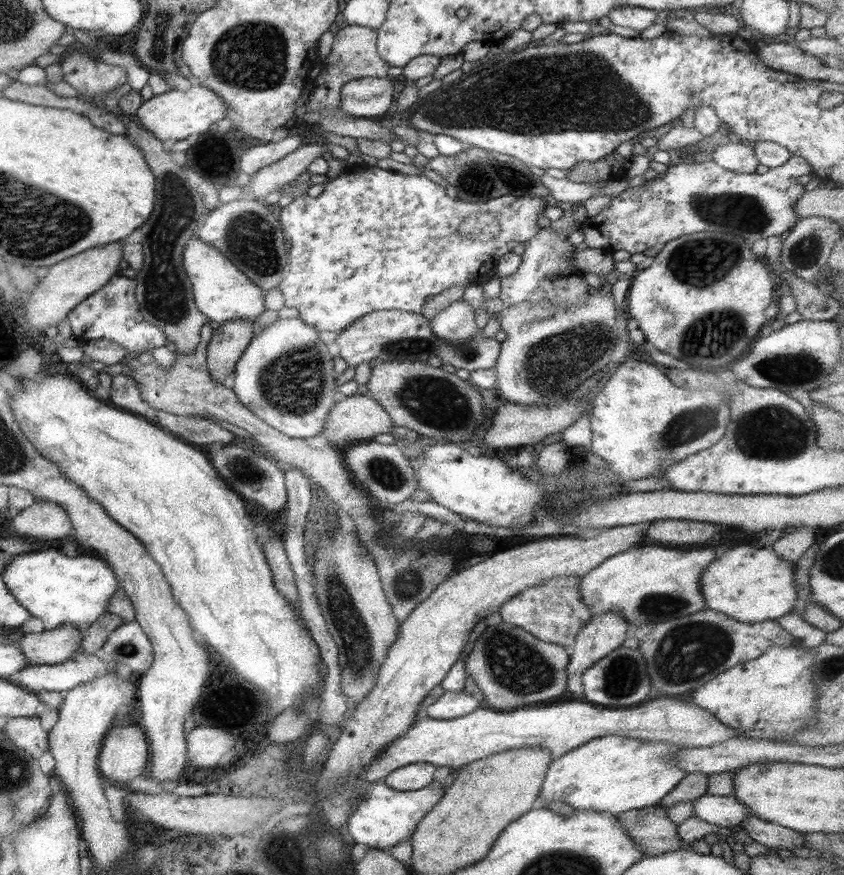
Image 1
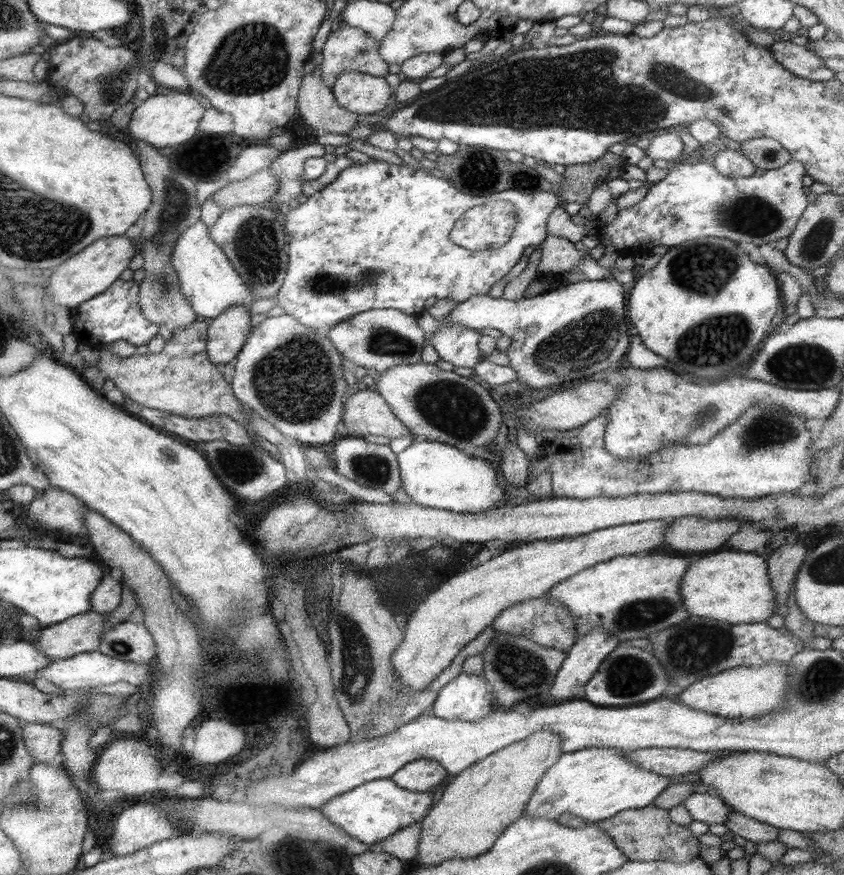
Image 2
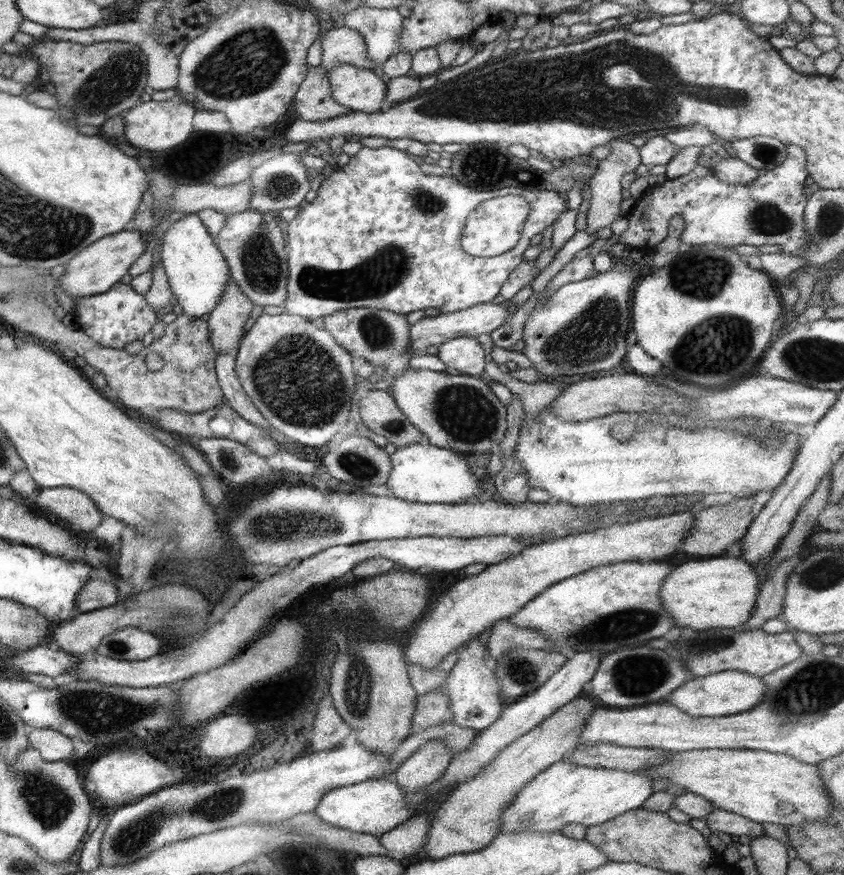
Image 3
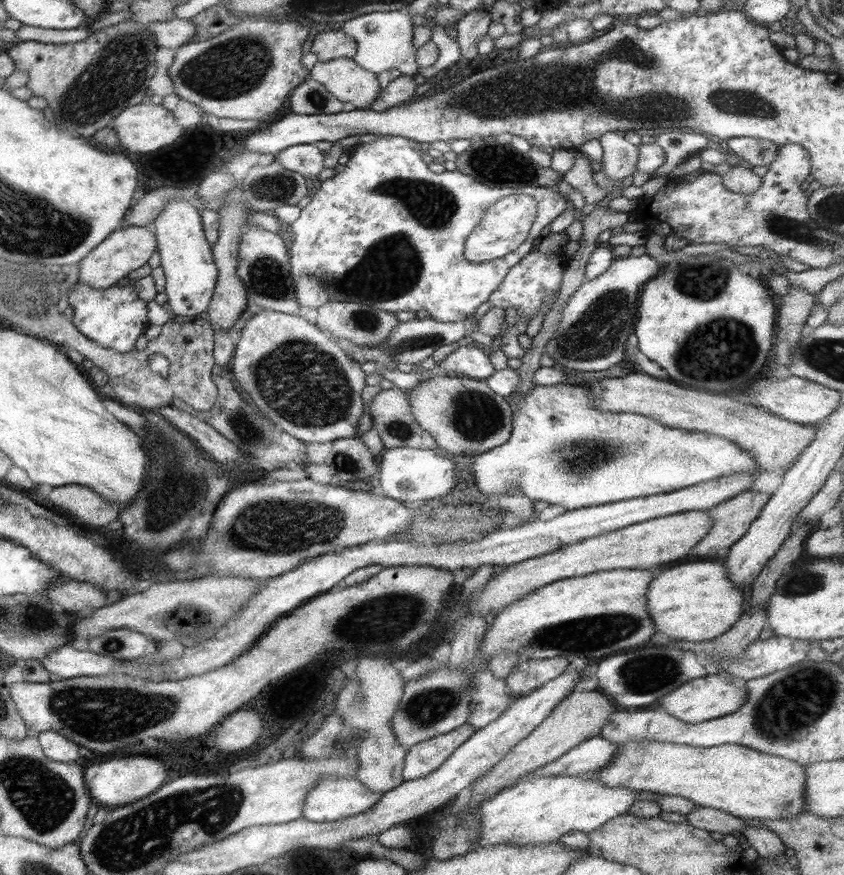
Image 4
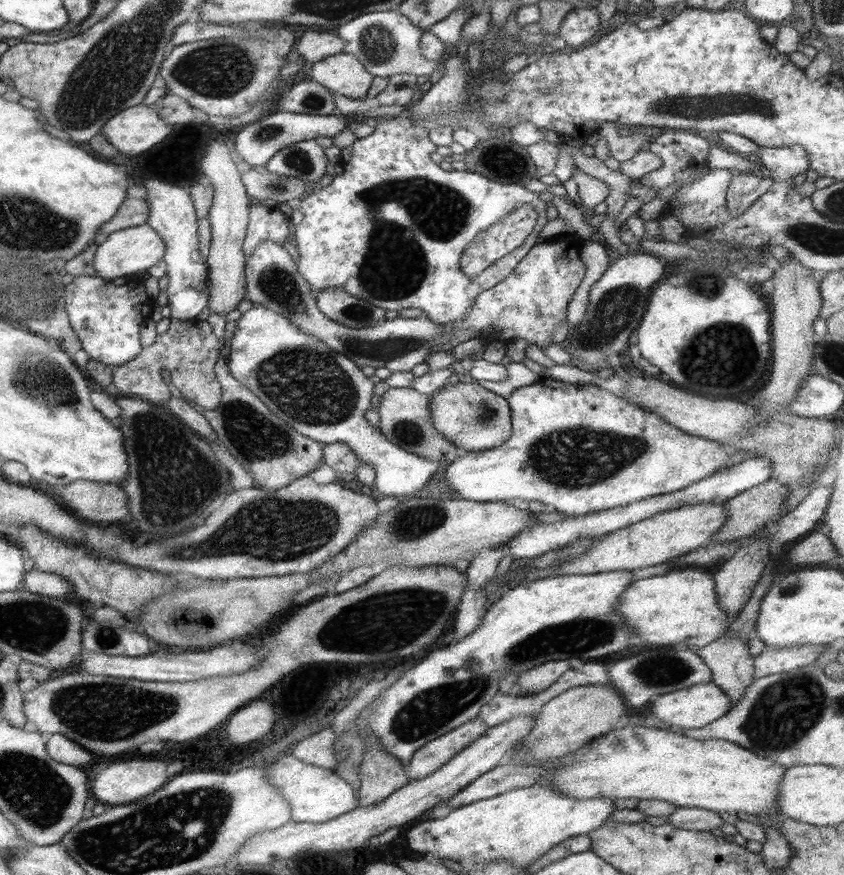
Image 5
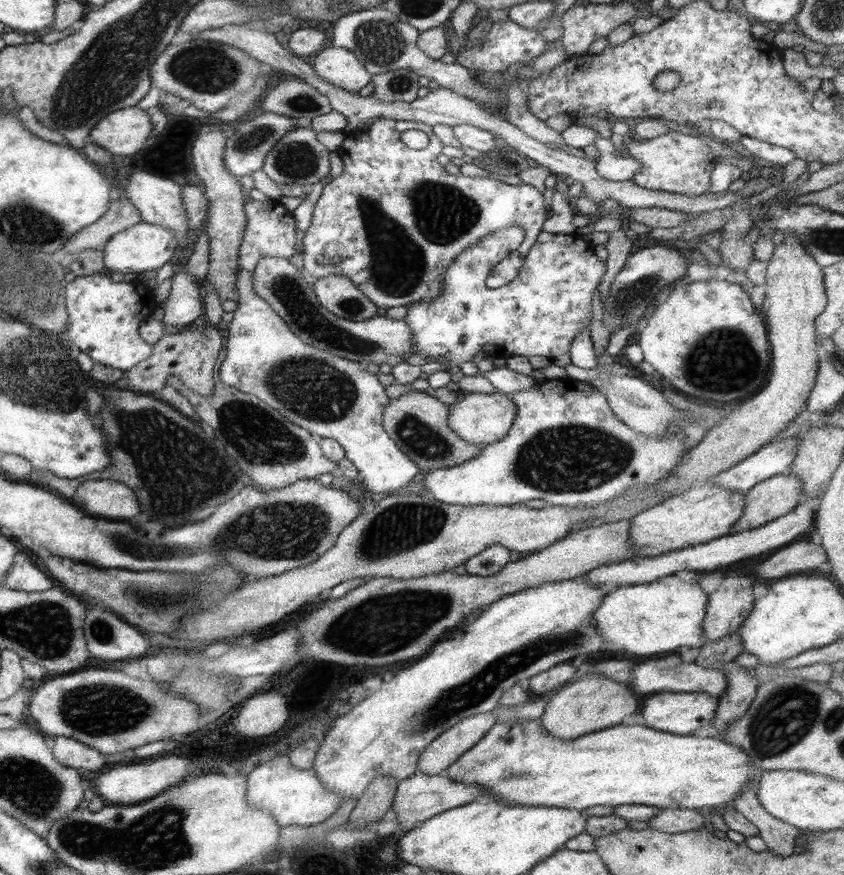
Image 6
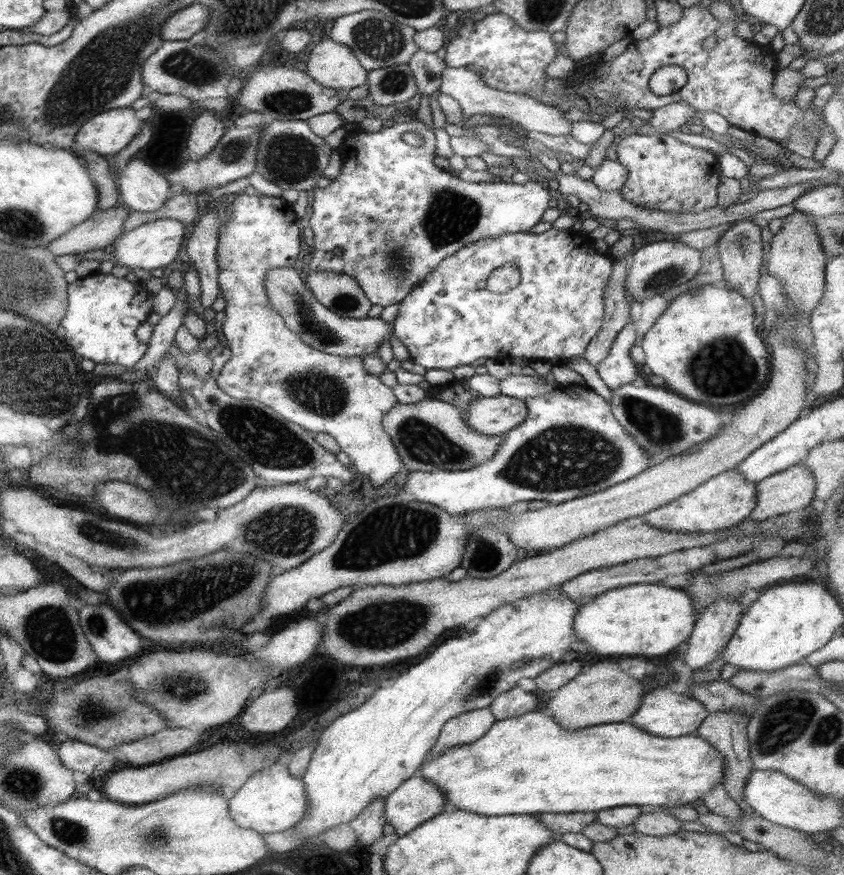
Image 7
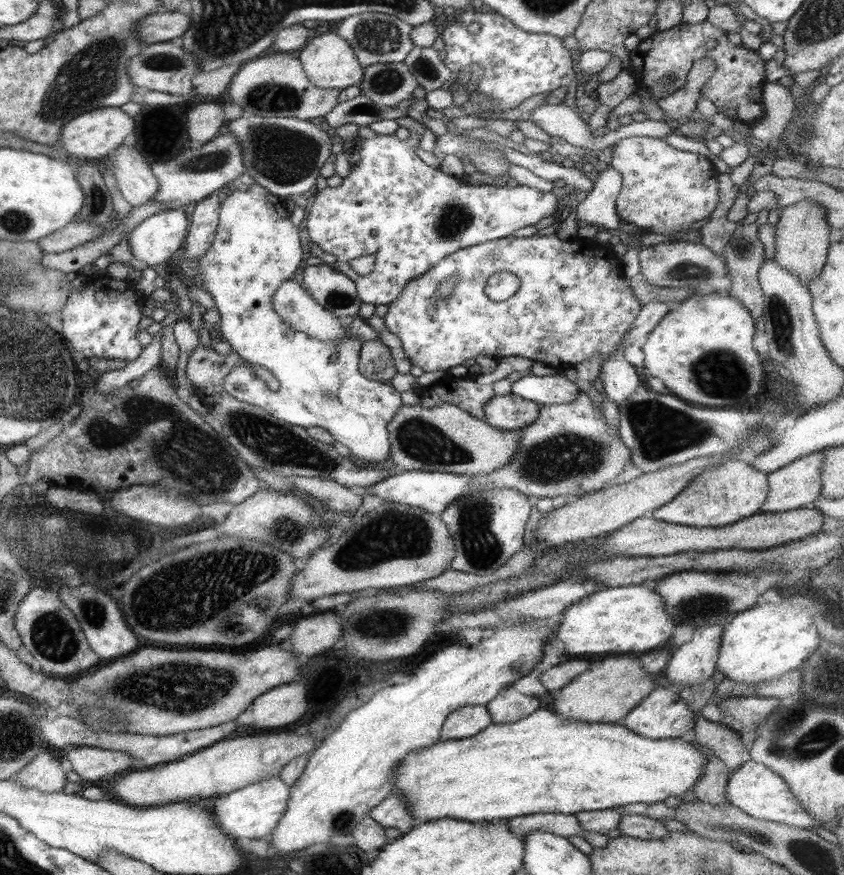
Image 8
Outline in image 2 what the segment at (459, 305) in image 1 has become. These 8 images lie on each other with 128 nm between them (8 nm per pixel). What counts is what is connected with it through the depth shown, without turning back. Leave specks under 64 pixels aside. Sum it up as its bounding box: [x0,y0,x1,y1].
[428,324,481,369]

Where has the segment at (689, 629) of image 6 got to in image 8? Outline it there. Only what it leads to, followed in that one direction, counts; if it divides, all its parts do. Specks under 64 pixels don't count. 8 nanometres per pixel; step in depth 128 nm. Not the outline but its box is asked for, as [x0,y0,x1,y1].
[554,585,673,654]

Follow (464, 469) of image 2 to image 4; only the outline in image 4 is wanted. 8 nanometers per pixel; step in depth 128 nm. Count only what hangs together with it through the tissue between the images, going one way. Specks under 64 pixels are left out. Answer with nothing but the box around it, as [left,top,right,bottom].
[378,448,455,504]

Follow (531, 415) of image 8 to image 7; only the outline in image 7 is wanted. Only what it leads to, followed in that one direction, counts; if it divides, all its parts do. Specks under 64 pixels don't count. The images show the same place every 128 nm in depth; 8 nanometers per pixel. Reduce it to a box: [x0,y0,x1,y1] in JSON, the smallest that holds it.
[463,394,527,436]

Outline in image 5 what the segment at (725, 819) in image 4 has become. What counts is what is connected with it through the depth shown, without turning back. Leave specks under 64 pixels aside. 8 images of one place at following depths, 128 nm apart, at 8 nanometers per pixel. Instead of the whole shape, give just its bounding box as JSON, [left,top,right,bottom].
[667,807,723,831]

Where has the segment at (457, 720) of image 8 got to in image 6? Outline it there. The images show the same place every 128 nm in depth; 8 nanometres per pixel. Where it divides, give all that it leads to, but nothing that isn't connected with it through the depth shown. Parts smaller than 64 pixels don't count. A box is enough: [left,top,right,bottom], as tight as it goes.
[417,712,496,775]

